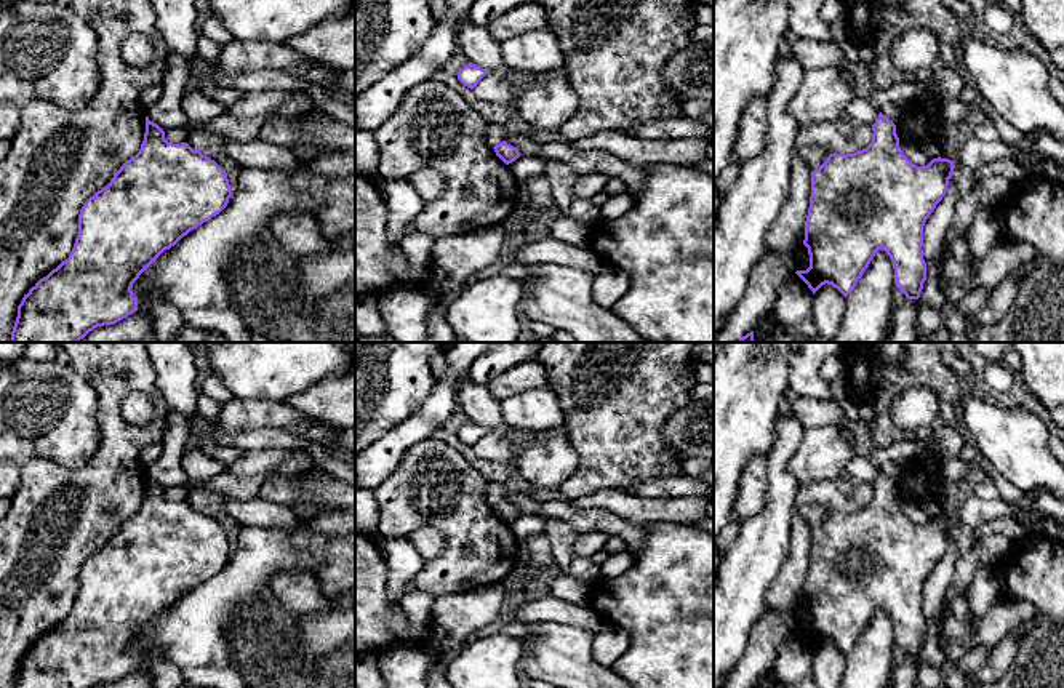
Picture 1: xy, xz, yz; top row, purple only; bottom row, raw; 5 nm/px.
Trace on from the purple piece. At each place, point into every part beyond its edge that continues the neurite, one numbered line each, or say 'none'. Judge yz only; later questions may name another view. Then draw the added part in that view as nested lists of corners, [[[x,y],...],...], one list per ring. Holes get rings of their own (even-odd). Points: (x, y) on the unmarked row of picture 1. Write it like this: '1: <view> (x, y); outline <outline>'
1: yz (972, 511); outline [[[971,490],[965,491],[960,501],[950,507],[954,523],[971,530],[1005,515],[1014,515],[1014,510],[1000,494],[995,499],[982,499]]]

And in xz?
none

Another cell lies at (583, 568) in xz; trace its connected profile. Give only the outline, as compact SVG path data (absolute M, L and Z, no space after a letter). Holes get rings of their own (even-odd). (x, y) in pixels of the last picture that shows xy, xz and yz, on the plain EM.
M571 557L570 574L578 581L594 584L600 579L600 566L590 557Z

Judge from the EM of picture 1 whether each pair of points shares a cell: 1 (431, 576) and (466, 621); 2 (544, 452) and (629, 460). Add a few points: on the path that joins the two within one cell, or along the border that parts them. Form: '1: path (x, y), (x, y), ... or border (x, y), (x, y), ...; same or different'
1: border (482, 586), (472, 591), (445, 592), (437, 597); different
2: border (562, 426), (578, 456), (578, 468), (559, 488); different

